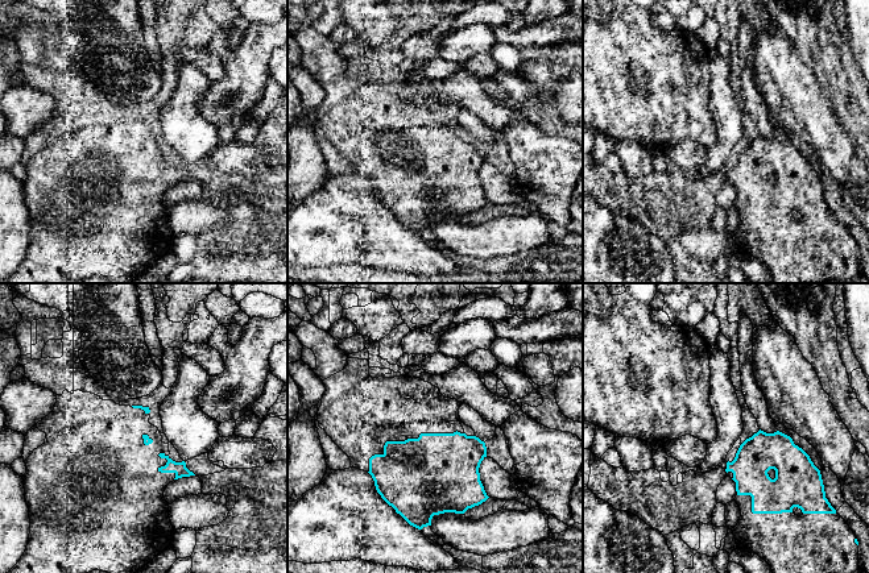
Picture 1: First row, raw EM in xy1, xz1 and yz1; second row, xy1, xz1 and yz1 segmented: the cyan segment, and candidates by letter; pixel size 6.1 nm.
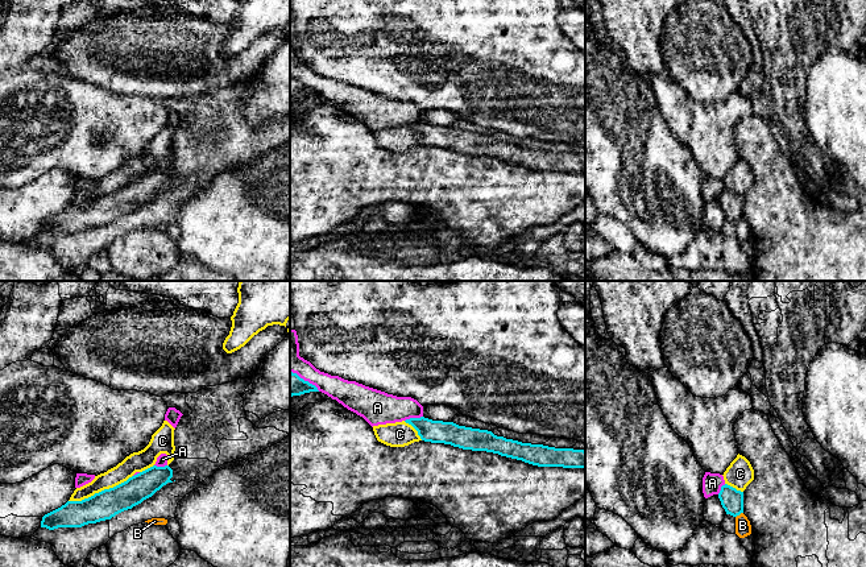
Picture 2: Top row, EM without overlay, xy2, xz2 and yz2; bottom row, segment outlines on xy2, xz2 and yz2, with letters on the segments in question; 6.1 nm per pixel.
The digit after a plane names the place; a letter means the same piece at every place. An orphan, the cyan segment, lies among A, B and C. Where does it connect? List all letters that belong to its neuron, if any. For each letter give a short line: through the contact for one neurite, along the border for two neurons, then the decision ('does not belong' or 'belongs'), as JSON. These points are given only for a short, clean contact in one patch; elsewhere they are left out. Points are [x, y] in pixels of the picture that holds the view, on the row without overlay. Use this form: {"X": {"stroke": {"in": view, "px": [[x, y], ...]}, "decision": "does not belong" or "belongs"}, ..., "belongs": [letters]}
{"A": {"decision": "does not belong"}, "B": {"stroke": {"in": "yz2", "px": [[742, 216], [736, 222]]}, "decision": "does not belong"}, "C": {"decision": "does not belong"}, "belongs": []}

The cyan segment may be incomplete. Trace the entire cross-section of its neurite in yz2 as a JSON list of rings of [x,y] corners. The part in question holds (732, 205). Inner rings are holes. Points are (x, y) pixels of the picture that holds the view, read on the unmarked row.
[[[725,189],[721,191],[718,203],[726,219],[737,222],[743,218],[743,196]]]

